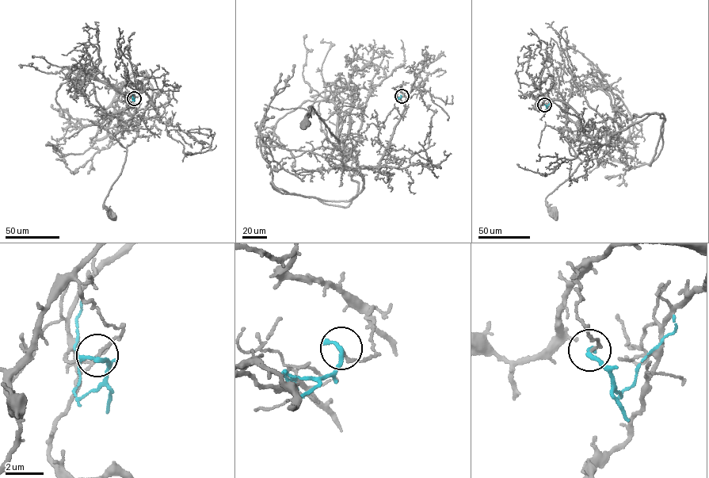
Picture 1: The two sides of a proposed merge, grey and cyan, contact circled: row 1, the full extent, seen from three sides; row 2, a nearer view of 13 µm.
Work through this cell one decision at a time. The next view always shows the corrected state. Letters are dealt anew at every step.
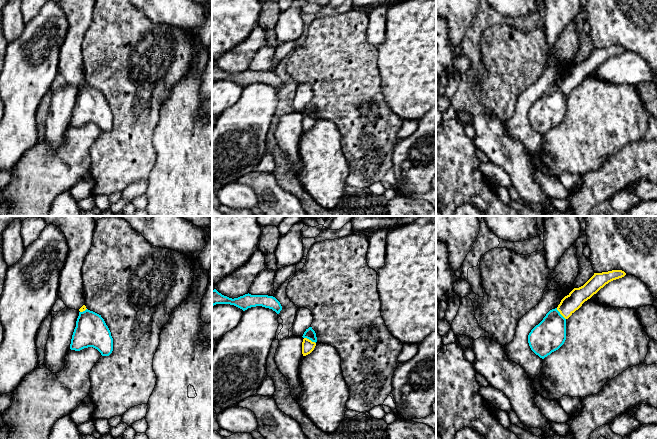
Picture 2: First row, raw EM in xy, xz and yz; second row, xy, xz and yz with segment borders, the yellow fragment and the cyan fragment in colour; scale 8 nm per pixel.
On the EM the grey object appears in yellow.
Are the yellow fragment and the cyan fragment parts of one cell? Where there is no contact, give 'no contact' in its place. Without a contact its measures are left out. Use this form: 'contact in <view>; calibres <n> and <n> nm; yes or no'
contact in xz; calibres 100 and 90 nm; no

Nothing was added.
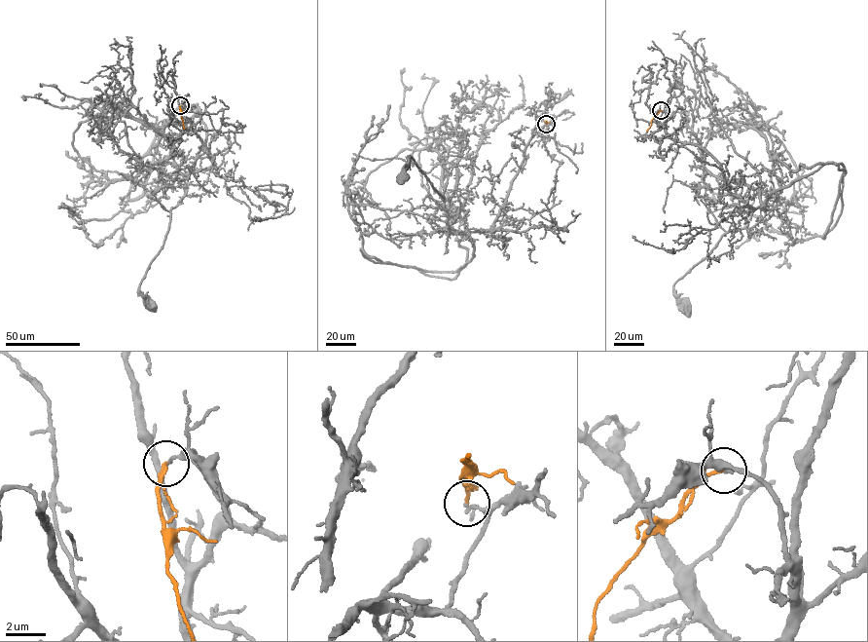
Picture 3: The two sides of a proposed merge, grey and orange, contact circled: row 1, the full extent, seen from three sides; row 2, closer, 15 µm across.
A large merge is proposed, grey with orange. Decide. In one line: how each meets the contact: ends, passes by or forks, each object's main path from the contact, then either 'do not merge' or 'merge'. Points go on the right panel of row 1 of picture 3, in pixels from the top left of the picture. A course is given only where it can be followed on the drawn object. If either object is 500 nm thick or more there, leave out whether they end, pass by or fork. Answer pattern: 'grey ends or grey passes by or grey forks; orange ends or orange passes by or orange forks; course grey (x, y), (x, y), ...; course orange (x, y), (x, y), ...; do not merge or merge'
grey ends; orange ends; course grey (661, 111), (668, 135), (704, 148), (732, 193), (766, 210), (751, 227), (729, 230), (675, 283), (684, 307); course orange (661, 111), (652, 119), (647, 131); do not merge

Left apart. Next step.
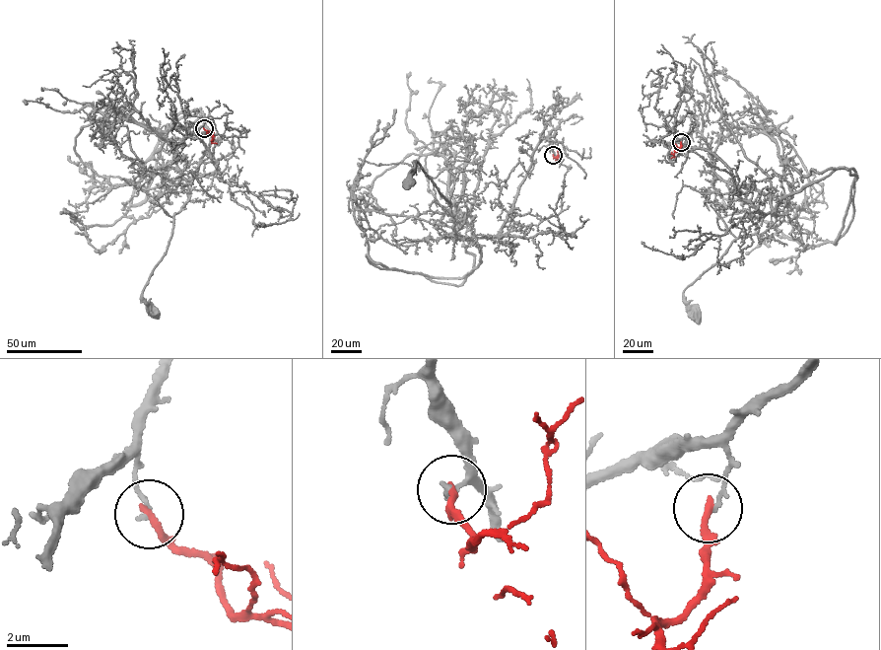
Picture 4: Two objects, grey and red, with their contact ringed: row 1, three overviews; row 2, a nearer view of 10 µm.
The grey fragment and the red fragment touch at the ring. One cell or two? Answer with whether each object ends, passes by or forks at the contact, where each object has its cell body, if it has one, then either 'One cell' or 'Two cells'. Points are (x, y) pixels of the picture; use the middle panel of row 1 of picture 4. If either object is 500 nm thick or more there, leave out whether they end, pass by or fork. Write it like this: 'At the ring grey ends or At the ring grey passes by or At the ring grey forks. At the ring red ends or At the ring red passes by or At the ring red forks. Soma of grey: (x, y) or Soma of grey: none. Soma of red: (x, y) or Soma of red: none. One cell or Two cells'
At the ring grey ends. At the ring red ends. Soma of grey: (410, 181). Soma of red: none. Two cells

